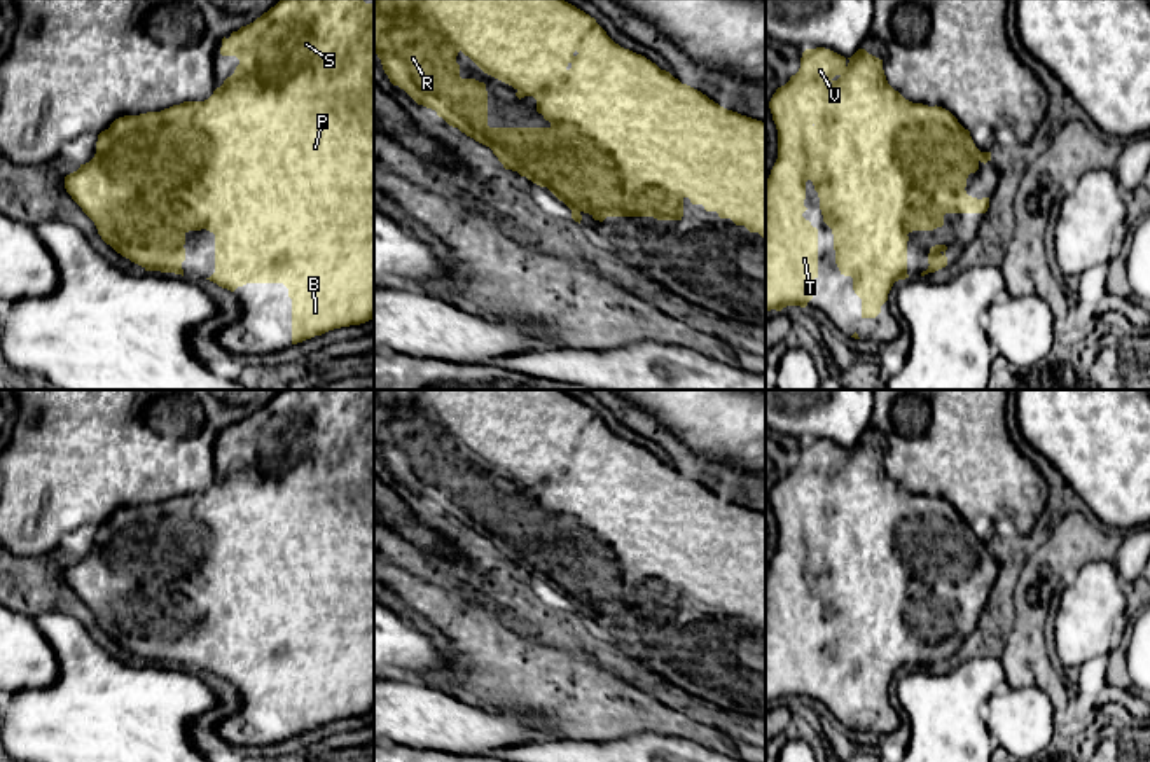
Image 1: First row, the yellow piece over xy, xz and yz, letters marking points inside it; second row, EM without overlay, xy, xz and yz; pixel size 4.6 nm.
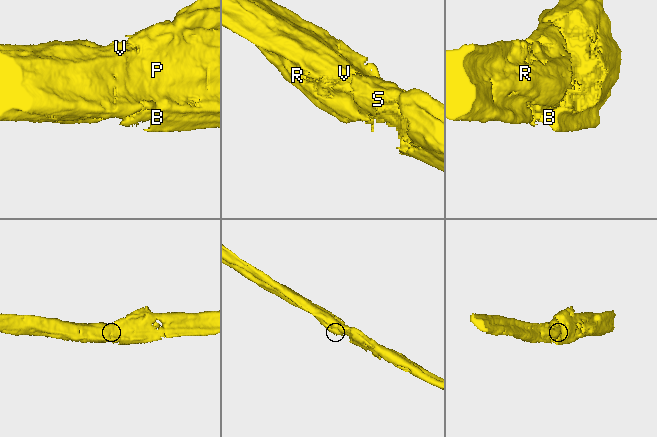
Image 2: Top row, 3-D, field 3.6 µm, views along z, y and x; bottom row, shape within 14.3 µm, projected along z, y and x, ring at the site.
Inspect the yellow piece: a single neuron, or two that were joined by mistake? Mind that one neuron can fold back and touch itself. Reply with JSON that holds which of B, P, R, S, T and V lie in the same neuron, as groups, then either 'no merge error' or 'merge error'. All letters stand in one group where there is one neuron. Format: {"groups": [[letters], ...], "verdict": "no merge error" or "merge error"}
{"groups": [["B", "P", "R", "S", "T", "V"]], "verdict": "no merge error"}

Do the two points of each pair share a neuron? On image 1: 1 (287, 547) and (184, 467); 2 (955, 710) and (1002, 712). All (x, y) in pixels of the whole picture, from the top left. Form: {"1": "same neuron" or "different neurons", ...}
{"1": "different neurons", "2": "different neurons"}

